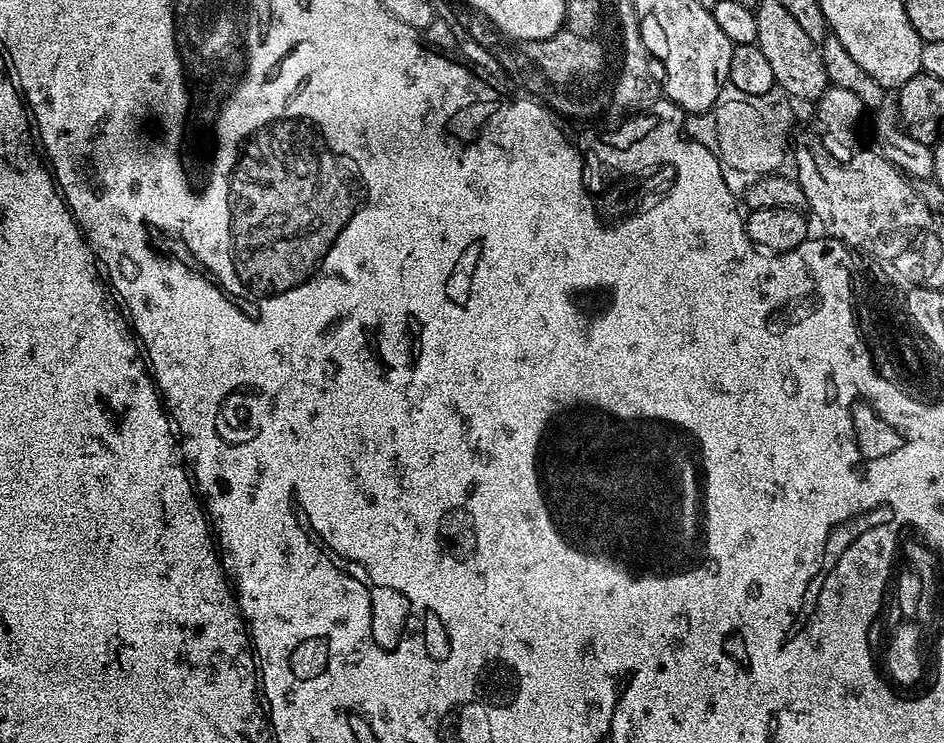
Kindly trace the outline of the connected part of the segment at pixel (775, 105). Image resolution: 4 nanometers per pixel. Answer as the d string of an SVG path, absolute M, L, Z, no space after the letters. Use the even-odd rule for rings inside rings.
M725 86L713 108L687 117L686 131L691 139L706 146L710 154L720 152L728 164L736 164L736 168L748 168L748 172L764 175L764 168L772 171L772 164L785 163L784 151L790 148L788 108L783 102L776 94L751 96L742 94L742 90L737 88Z

